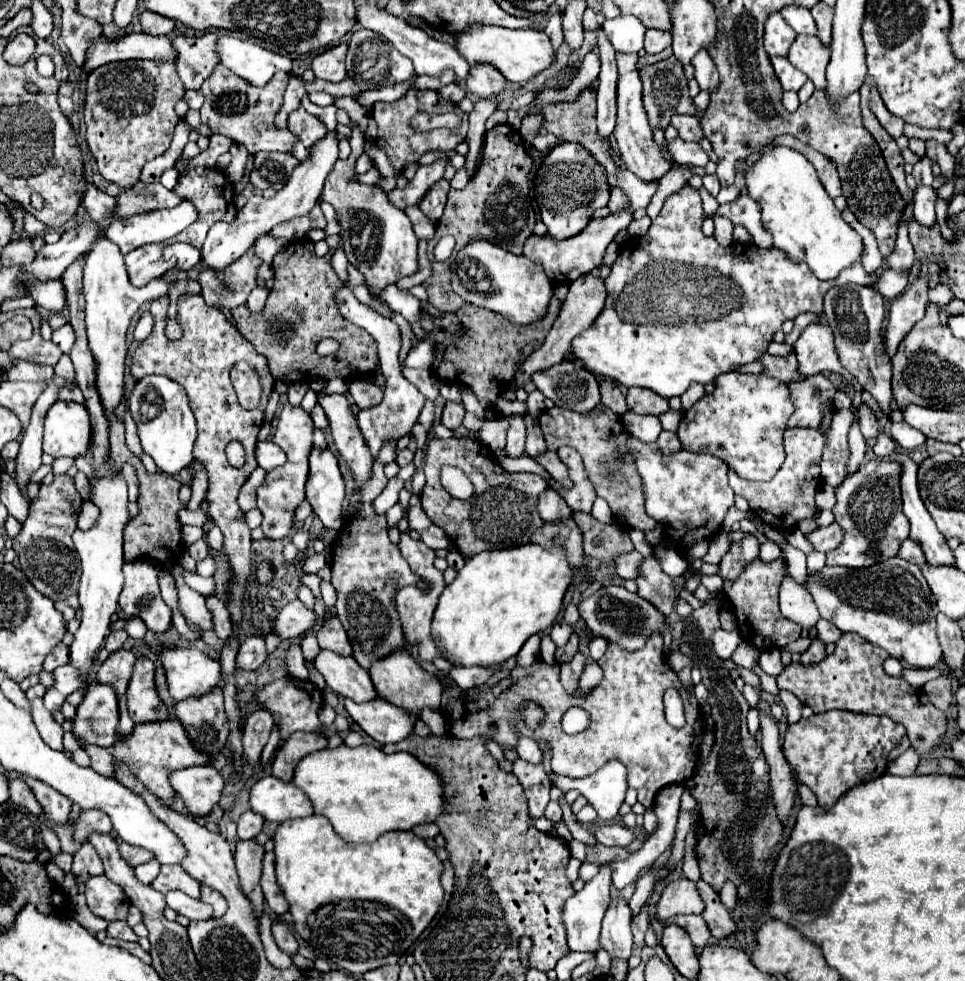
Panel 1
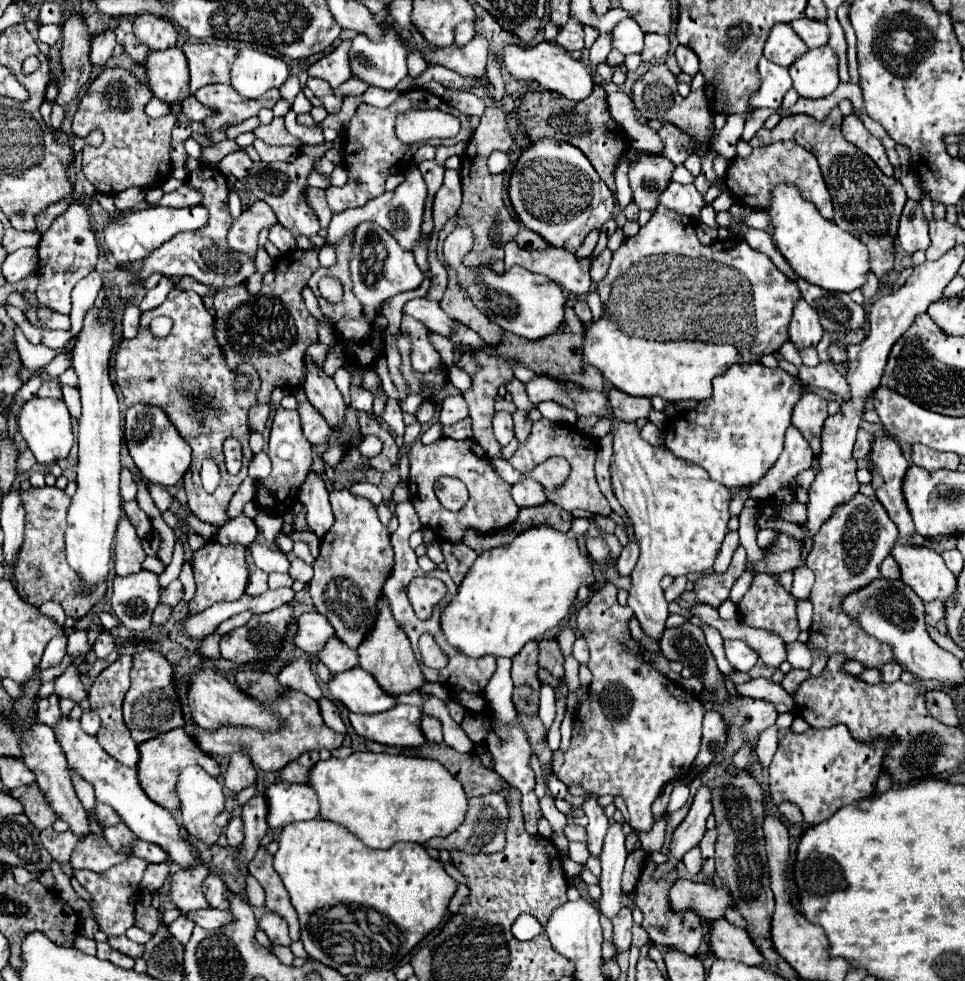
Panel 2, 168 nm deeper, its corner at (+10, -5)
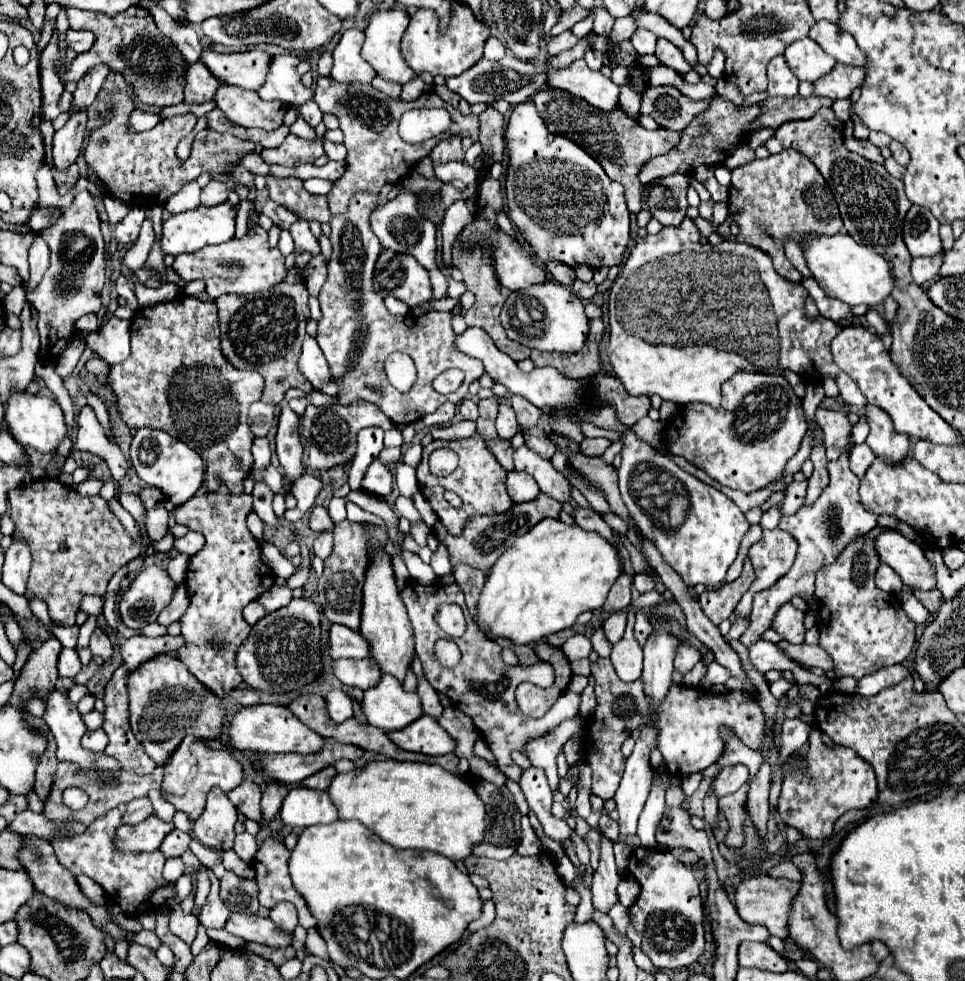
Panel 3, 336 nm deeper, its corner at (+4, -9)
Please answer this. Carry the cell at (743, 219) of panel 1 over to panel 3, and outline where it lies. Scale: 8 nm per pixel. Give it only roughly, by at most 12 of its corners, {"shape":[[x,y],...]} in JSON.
{"shape":[[814,277],[800,285],[814,299],[822,317],[852,325],[850,305],[824,295]]}

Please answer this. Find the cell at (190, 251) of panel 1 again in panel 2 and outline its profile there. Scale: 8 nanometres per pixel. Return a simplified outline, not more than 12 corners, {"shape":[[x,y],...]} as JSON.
{"shape":[[162,277],[160,283],[146,293],[140,309],[158,307],[170,289],[172,279]]}

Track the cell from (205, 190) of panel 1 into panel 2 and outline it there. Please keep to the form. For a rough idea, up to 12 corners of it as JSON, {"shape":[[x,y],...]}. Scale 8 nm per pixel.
{"shape":[[214,167],[190,173],[208,227],[152,251],[140,275],[192,277],[212,289],[242,285],[256,257],[234,253],[228,183]]}

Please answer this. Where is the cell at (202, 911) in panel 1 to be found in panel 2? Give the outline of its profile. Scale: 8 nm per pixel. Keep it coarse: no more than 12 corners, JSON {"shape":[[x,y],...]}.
{"shape":[[202,909],[188,913],[204,929],[216,929],[234,921],[222,909]]}

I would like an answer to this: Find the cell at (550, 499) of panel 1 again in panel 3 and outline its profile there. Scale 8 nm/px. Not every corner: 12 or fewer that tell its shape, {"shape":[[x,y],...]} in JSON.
{"shape":[[508,473],[506,487],[514,503],[540,495],[528,473]]}

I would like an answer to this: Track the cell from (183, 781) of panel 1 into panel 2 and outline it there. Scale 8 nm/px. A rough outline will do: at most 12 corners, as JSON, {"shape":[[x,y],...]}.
{"shape":[[202,767],[178,779],[182,825],[214,845],[224,811],[222,785]]}

